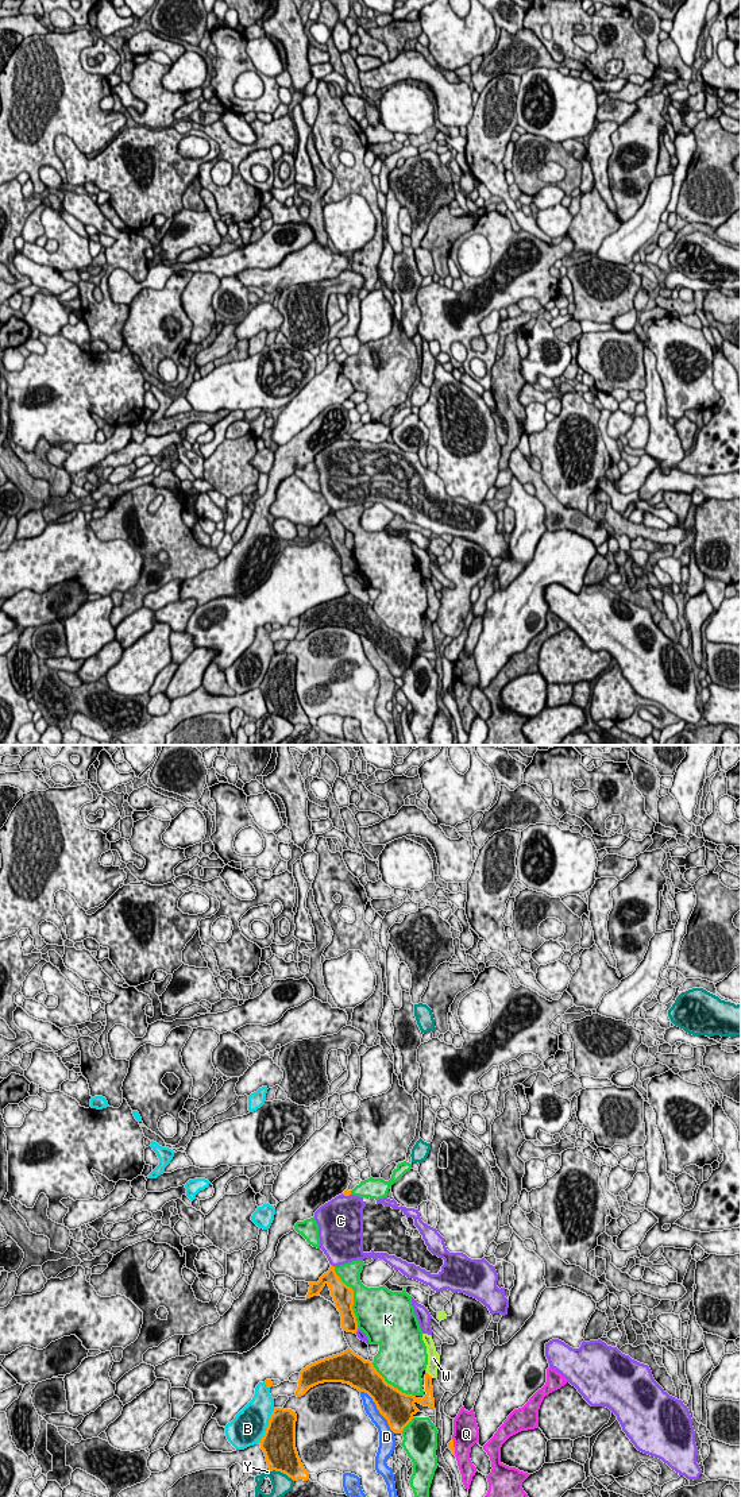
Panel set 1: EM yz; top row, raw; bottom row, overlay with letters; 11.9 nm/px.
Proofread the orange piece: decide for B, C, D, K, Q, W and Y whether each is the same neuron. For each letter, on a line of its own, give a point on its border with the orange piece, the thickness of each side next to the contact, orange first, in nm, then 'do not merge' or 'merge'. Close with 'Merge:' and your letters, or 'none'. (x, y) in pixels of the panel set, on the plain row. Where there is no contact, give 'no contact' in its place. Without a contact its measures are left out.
B: yz (267, 670) | 420/400 nm | do not merge
C: yz (334, 510) | 190/400 nm | do not merge
D: yz (378, 654) | 380/160 nm | do not merge
K: yz (352, 541) | 260/440 nm | do not merge
Q: yz (452, 690) | 70/320 nm | do not merge
W: yz (428, 618) | 100/160 nm | do not merge
Y: yz (281, 716) | 380/220 nm | do not merge
Merge: none

